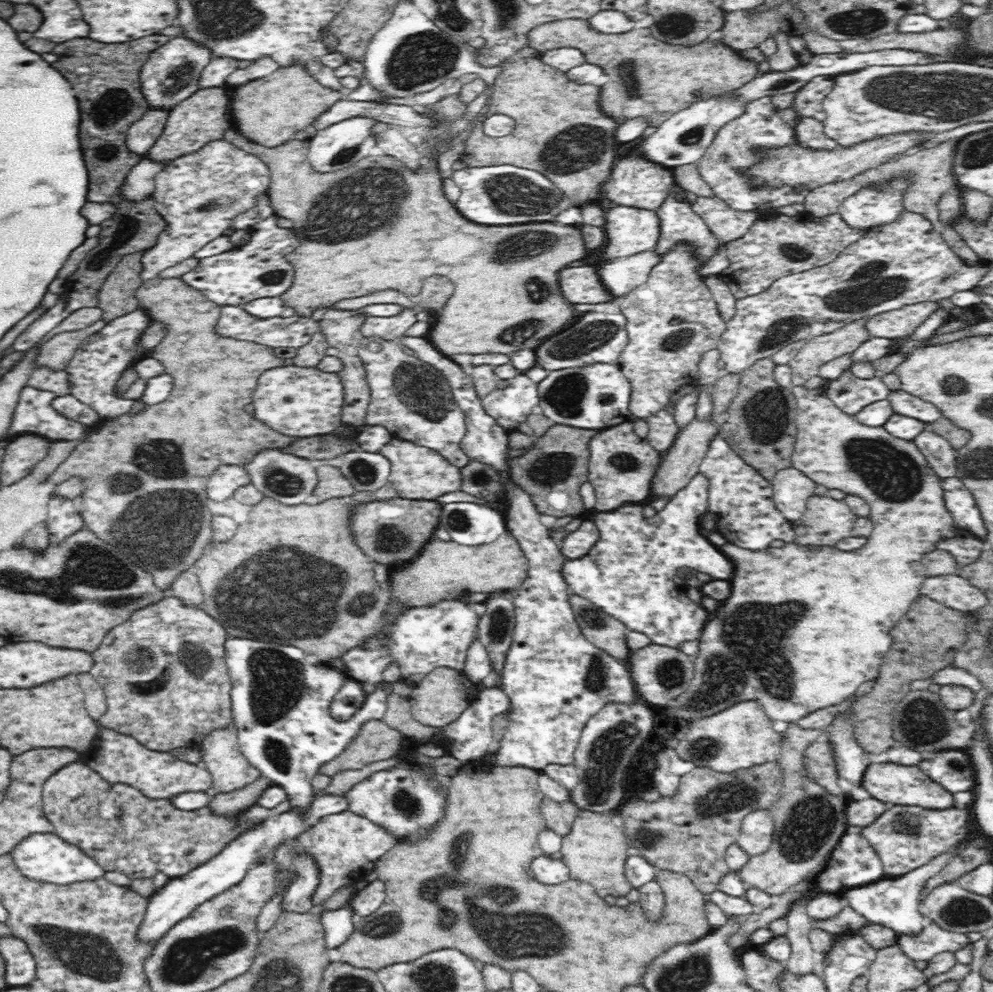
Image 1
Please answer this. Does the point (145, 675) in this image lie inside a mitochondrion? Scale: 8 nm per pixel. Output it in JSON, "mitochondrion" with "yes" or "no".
{"mitochondrion":"yes"}

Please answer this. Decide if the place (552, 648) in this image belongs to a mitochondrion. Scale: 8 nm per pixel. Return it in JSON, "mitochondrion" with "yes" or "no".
{"mitochondrion":"no"}

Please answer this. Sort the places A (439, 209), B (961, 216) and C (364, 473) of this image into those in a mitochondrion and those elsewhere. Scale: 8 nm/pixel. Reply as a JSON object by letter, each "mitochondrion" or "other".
{"A":"other","B":"other","C":"mitochondrion"}

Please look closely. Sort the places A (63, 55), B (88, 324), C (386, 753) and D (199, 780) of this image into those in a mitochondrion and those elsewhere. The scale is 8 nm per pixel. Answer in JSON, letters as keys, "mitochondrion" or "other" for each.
{"A":"other","B":"other","C":"other","D":"other"}

